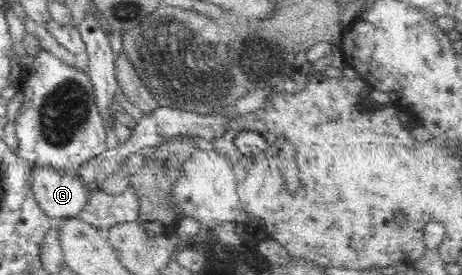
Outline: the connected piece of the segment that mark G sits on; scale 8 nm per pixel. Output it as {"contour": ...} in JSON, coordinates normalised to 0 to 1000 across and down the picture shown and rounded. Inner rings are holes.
{"contour":[[[74,604],[67,684],[82,745],[113,800],[165,789],[186,756],[206,691],[188,691],[169,636],[136,633],[108,607]]]}

